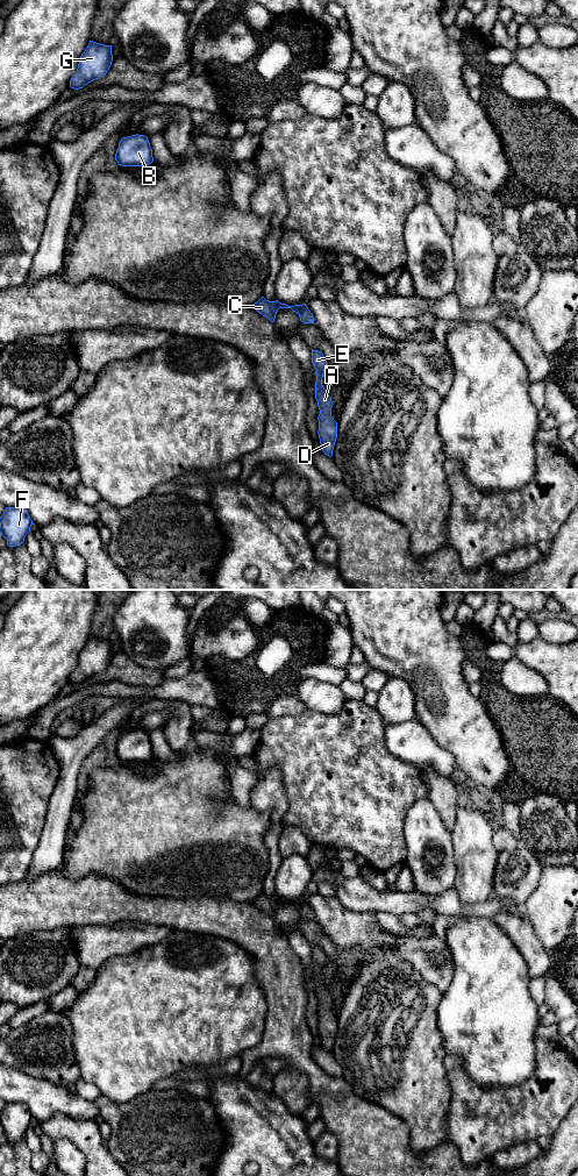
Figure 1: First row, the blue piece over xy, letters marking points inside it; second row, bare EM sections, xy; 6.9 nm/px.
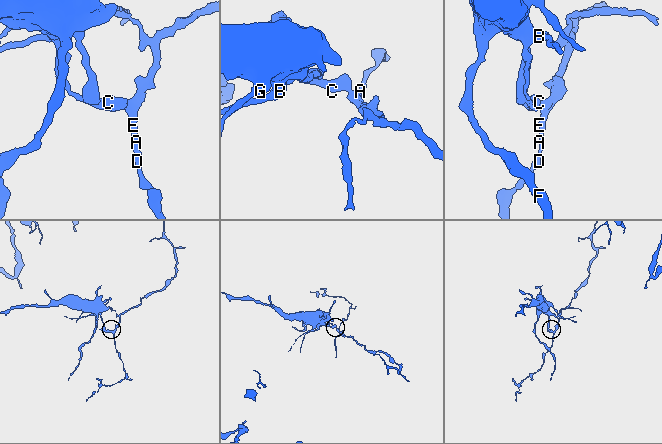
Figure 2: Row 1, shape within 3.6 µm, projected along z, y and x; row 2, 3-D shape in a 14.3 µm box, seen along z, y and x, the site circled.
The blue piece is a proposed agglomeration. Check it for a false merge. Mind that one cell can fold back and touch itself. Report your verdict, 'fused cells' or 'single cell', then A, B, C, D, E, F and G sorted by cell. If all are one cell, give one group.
fused cells | A D E / B C F G

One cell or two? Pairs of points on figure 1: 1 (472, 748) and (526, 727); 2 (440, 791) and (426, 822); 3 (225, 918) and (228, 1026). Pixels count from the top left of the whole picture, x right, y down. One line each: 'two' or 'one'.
1: two
2: two
3: two

